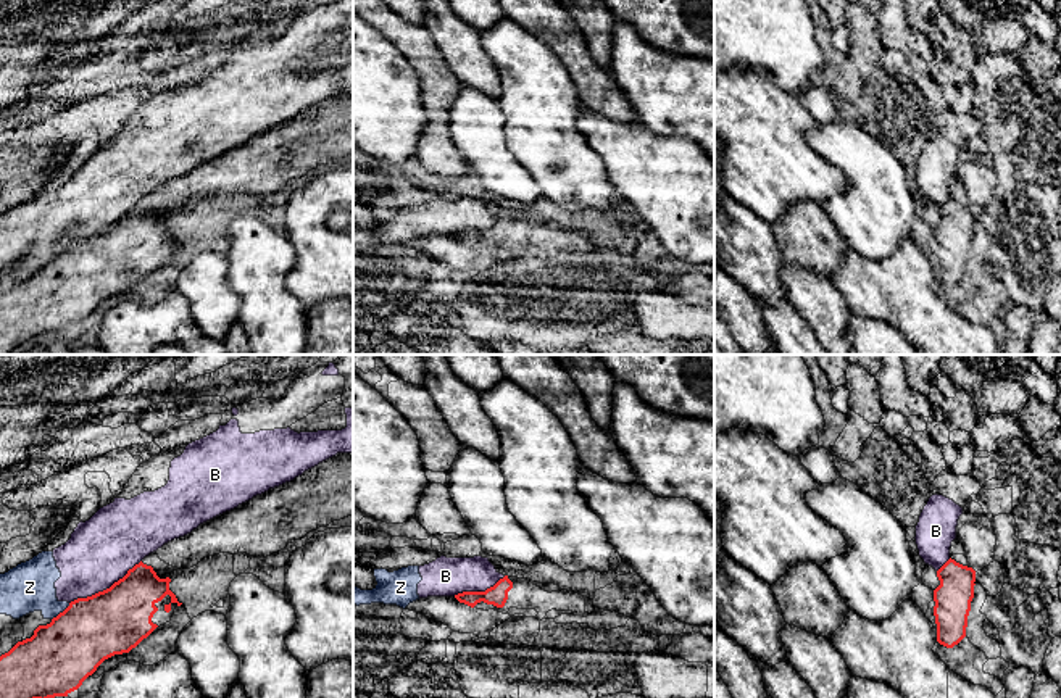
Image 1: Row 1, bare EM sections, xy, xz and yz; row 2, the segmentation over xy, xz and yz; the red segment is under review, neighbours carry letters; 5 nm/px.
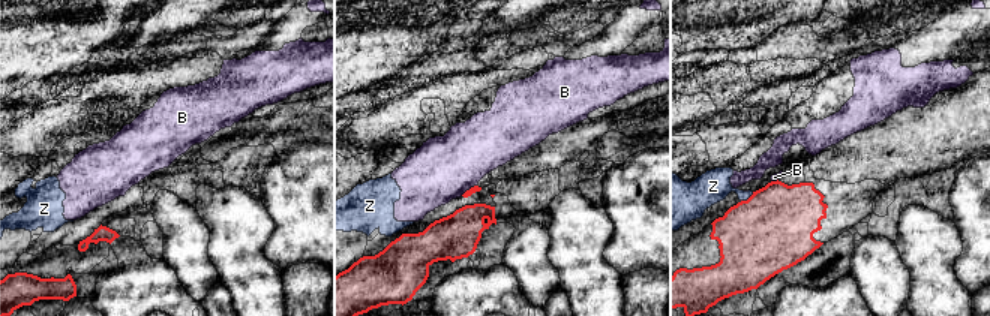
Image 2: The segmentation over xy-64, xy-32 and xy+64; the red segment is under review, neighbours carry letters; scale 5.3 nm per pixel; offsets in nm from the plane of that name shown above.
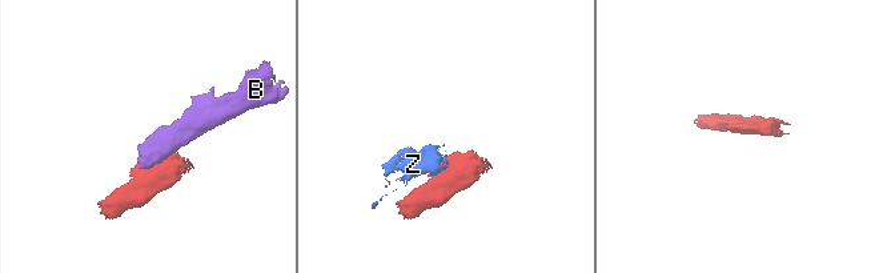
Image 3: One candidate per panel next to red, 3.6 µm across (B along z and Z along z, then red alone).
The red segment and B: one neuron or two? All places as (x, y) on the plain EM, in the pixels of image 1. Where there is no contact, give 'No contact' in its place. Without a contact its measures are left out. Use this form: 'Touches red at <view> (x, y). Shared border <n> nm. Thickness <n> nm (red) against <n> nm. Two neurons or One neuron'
Touches red at xy (107, 228). Shared border 420 nm. Thickness 320 nm (red) against 340 nm. Two neurons

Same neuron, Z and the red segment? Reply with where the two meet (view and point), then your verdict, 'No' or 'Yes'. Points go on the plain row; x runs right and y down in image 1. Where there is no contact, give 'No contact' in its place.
Touches red at xy (60, 252). No

